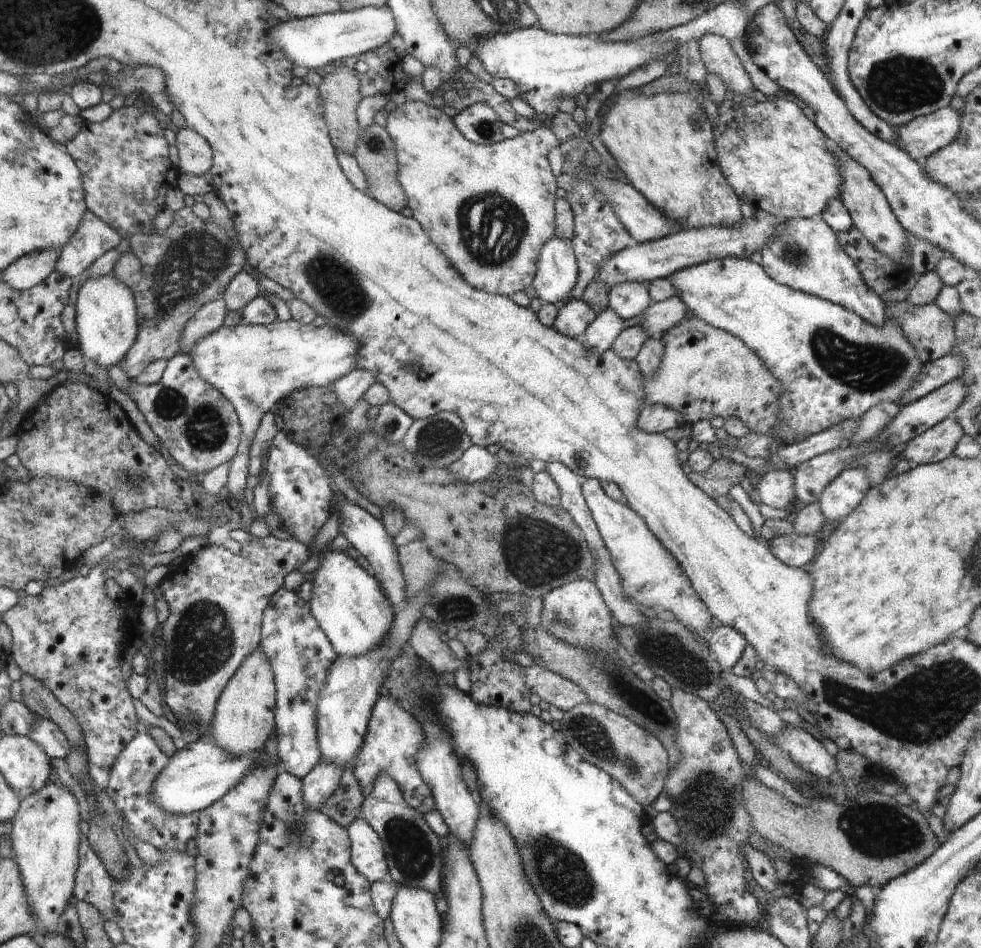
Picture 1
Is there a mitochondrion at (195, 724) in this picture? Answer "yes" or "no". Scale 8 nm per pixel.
no

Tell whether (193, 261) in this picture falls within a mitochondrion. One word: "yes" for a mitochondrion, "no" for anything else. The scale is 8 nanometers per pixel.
yes

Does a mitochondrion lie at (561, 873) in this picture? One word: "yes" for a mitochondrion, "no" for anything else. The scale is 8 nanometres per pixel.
yes

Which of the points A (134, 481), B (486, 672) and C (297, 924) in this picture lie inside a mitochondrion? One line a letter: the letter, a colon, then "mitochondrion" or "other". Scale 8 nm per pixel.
A: mitochondrion
B: other
C: other

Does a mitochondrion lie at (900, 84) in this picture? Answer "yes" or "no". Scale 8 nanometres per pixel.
yes

